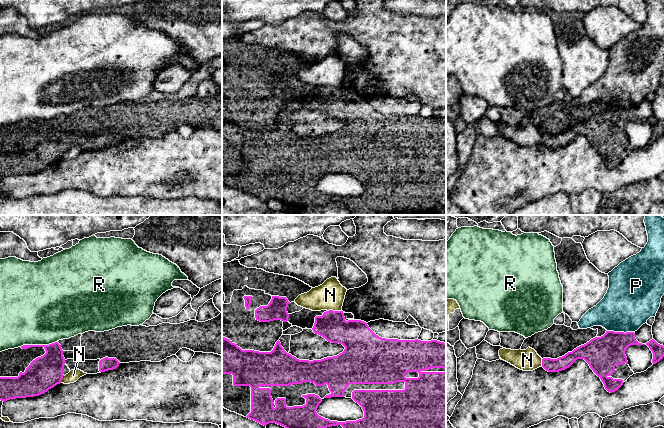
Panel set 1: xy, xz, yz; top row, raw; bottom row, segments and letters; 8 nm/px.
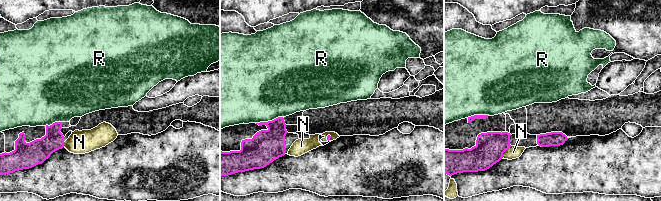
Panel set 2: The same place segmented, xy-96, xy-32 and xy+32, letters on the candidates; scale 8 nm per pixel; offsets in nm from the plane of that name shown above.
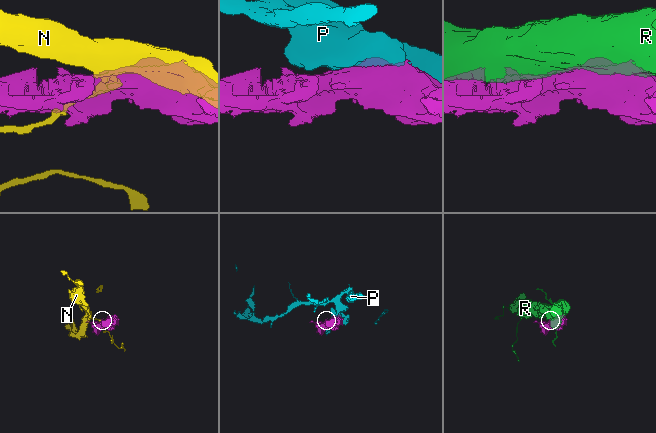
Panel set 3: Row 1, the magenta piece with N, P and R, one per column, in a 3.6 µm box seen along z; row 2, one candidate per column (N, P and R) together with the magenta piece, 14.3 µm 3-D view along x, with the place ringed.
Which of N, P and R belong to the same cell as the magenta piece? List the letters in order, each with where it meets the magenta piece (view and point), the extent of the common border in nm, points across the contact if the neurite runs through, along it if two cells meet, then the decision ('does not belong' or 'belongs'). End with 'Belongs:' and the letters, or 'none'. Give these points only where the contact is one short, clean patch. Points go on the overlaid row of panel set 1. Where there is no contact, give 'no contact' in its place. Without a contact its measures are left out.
N: meets magenta in xz at (334, 311); contact 120 nm long; does not belong
P: meets magenta in yz at (620, 332); contact 220 nm long; does not belong
R: meets magenta in xy at (38, 345); contact 300 nm long; does not belong
Belongs: none

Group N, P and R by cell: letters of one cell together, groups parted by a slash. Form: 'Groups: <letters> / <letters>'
Groups: N / P / R

